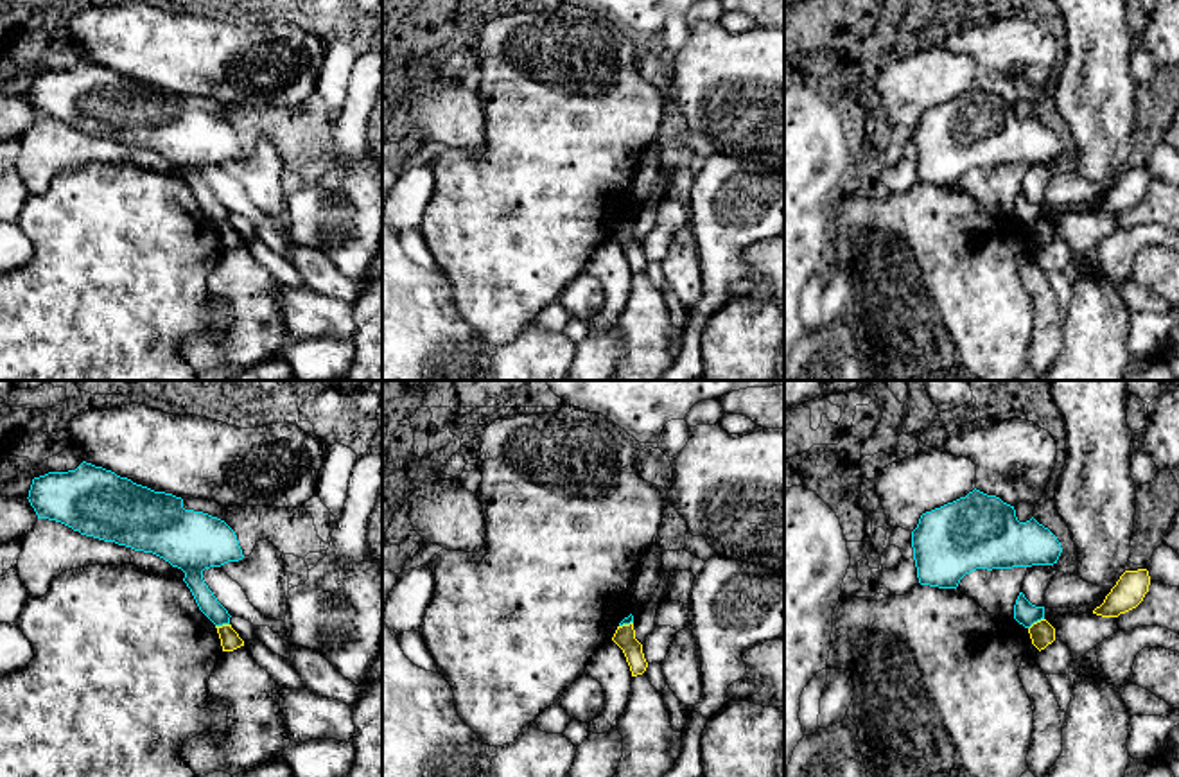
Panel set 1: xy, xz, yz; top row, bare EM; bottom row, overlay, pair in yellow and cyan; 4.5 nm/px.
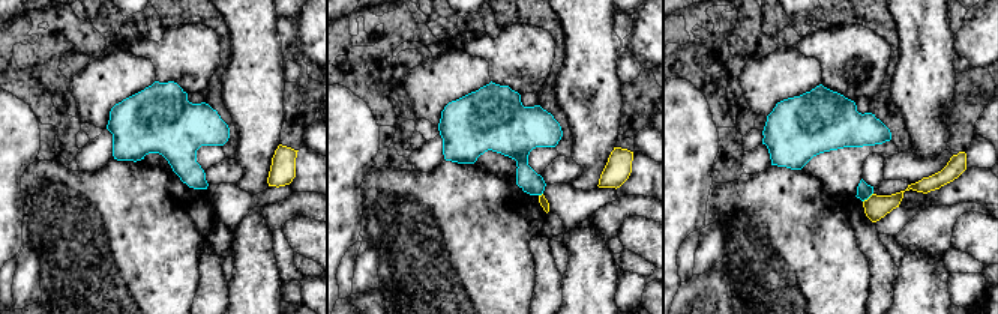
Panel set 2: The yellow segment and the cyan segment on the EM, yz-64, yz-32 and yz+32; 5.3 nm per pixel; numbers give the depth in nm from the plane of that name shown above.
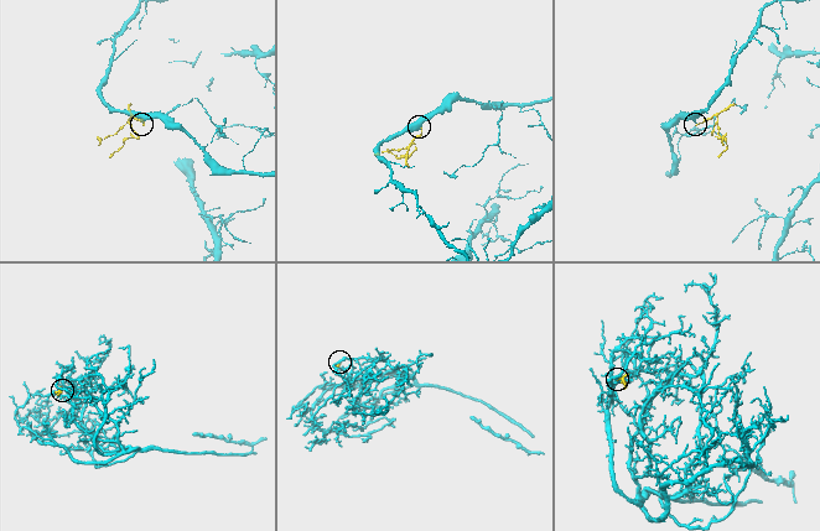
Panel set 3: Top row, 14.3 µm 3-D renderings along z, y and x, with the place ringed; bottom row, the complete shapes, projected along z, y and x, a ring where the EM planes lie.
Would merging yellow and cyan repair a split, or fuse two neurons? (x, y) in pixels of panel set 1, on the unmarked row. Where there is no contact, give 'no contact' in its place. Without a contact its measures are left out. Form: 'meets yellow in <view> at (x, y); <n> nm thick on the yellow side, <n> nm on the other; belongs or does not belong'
meets yellow in yz at (1038, 219); 110 nm thick on the yellow side, 100 nm on the other; does not belong

